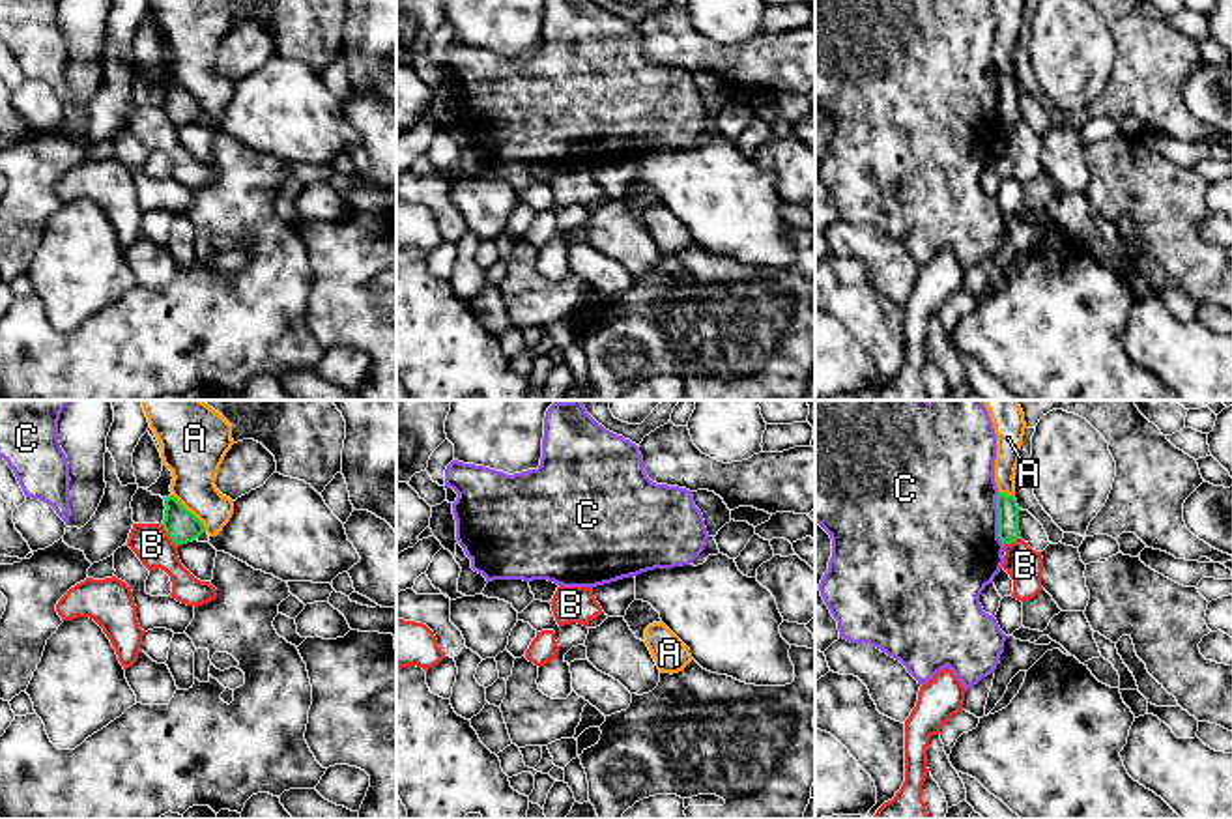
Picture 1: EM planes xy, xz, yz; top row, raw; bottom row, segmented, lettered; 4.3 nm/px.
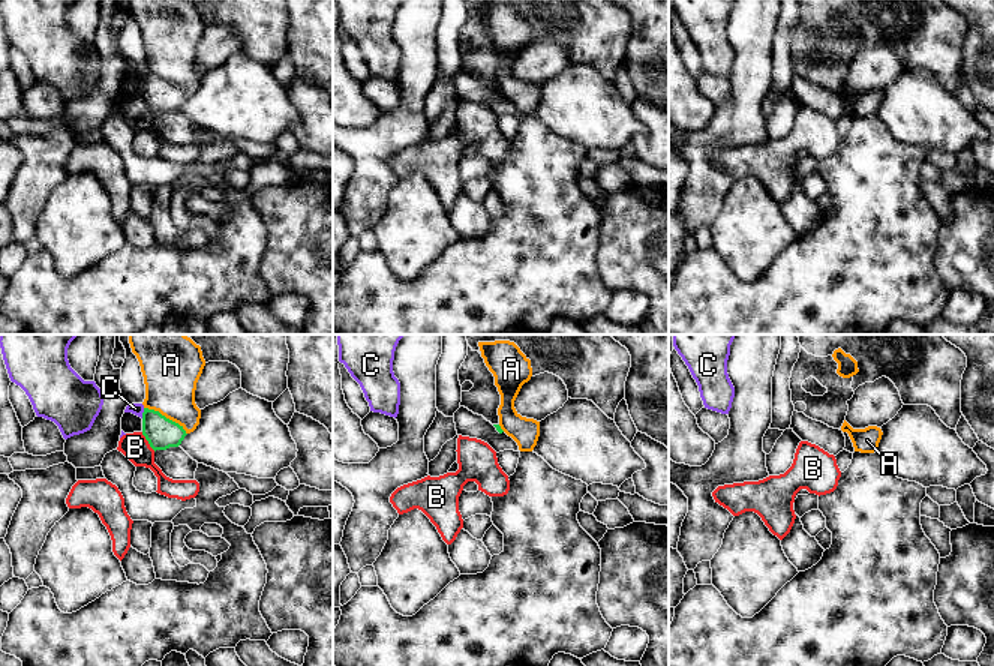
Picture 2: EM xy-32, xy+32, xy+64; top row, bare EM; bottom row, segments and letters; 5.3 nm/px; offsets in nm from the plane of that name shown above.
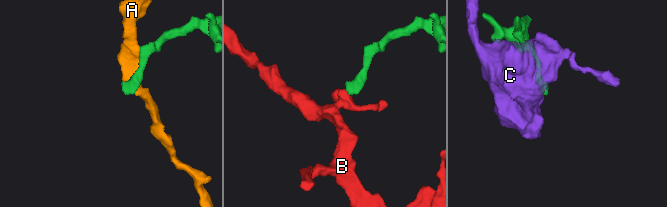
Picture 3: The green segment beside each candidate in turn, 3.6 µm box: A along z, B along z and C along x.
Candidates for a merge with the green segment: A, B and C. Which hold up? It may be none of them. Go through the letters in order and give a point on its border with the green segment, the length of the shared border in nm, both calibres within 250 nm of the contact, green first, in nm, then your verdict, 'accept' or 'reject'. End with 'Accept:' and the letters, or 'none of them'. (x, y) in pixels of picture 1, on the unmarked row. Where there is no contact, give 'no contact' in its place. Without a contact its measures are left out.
A: contact xy (191, 94); length 220 nm; calibres 140 and 240 nm; reject
B: contact xy (169, 116); length 120 nm; calibres 140 and 160 nm; reject
C: contact yz (999, 100); length 240 nm; calibres 100 and 500 nm; reject
Accept: none of them

